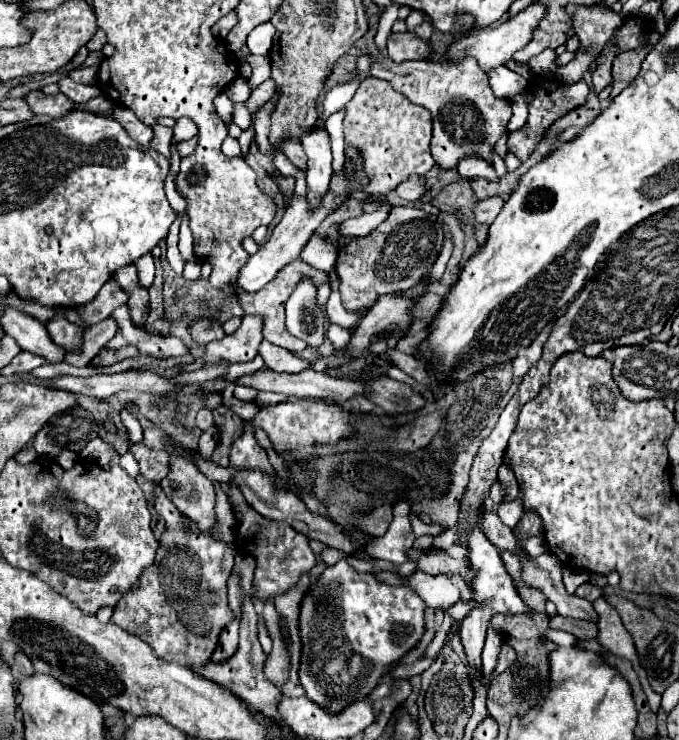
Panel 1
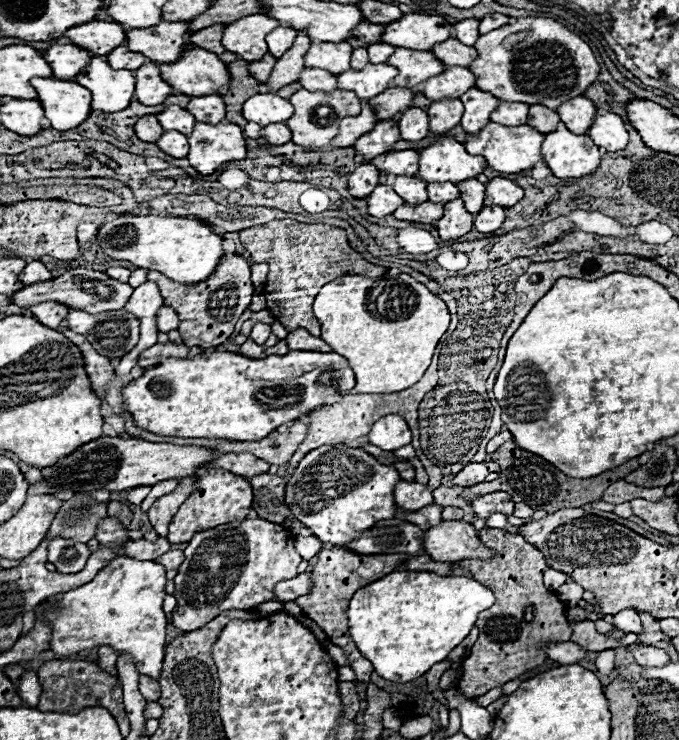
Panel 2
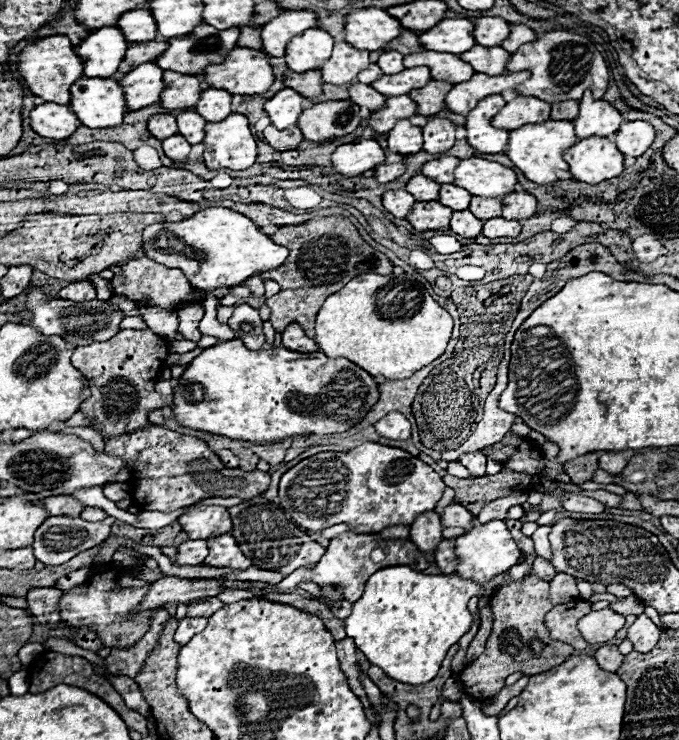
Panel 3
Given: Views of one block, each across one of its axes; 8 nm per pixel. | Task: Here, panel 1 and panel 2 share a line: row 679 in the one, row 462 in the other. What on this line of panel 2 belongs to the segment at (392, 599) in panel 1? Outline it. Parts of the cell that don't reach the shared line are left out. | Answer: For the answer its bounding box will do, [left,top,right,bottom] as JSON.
[284,446,402,546]

